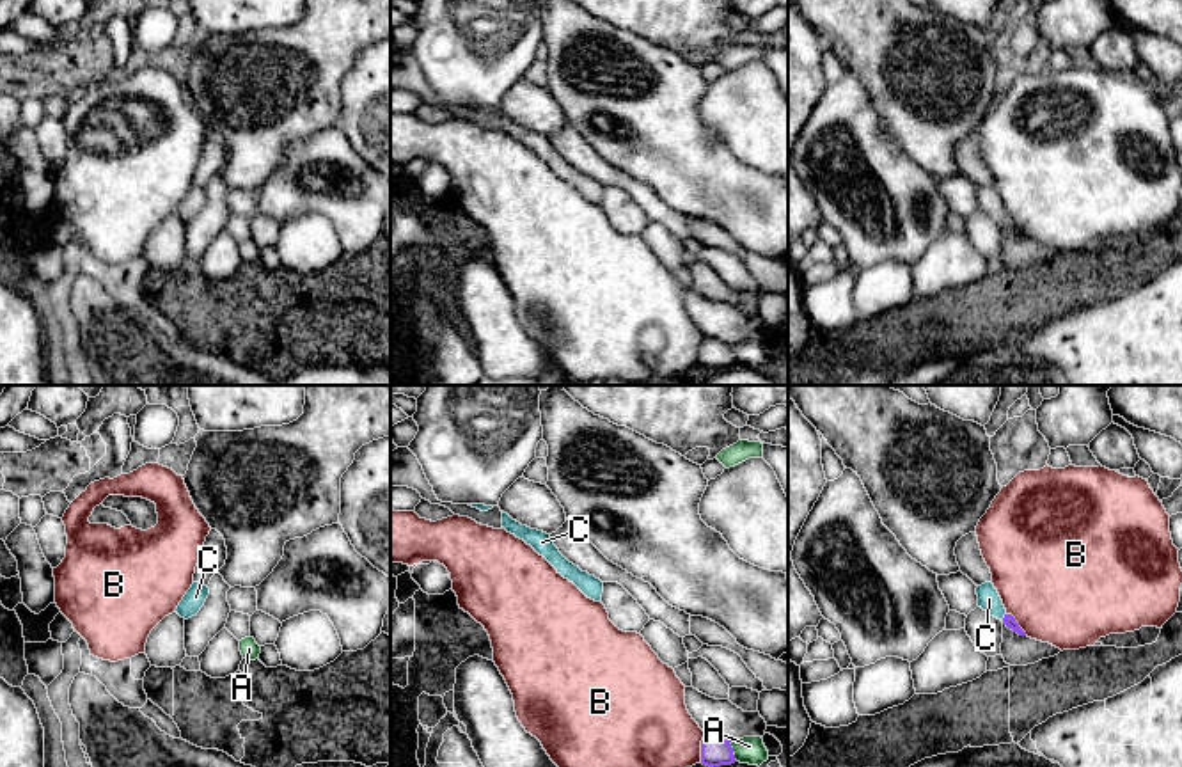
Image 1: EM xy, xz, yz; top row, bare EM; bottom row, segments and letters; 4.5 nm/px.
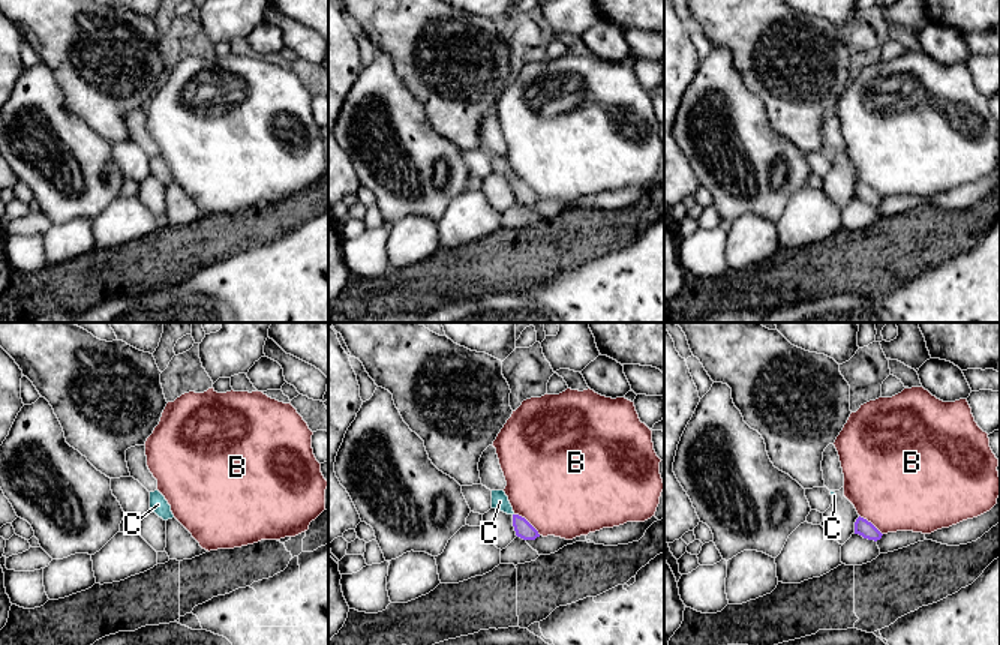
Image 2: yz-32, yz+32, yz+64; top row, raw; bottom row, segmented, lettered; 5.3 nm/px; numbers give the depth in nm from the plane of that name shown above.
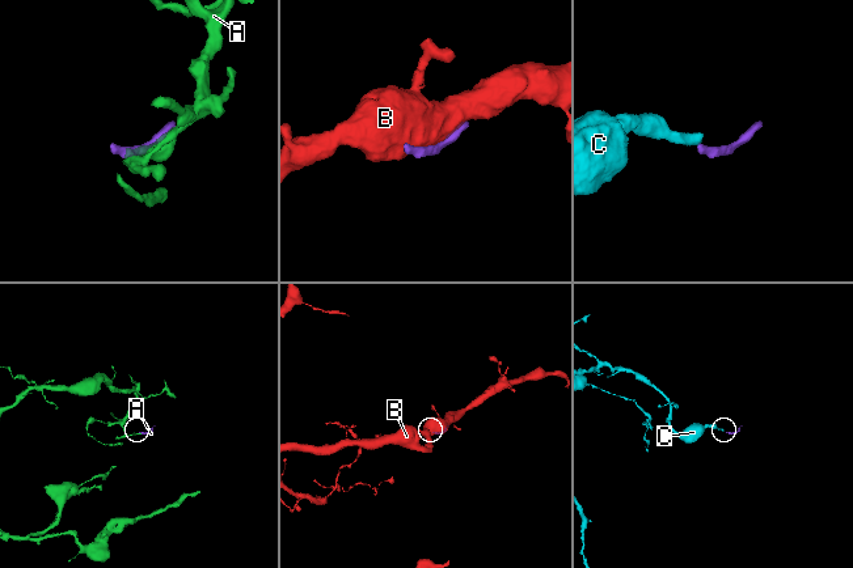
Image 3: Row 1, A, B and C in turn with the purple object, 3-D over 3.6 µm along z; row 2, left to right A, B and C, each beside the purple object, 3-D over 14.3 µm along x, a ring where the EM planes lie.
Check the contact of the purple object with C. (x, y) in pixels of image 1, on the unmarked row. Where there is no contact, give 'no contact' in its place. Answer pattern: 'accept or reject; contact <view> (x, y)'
accept; contact yz (1005, 219)

